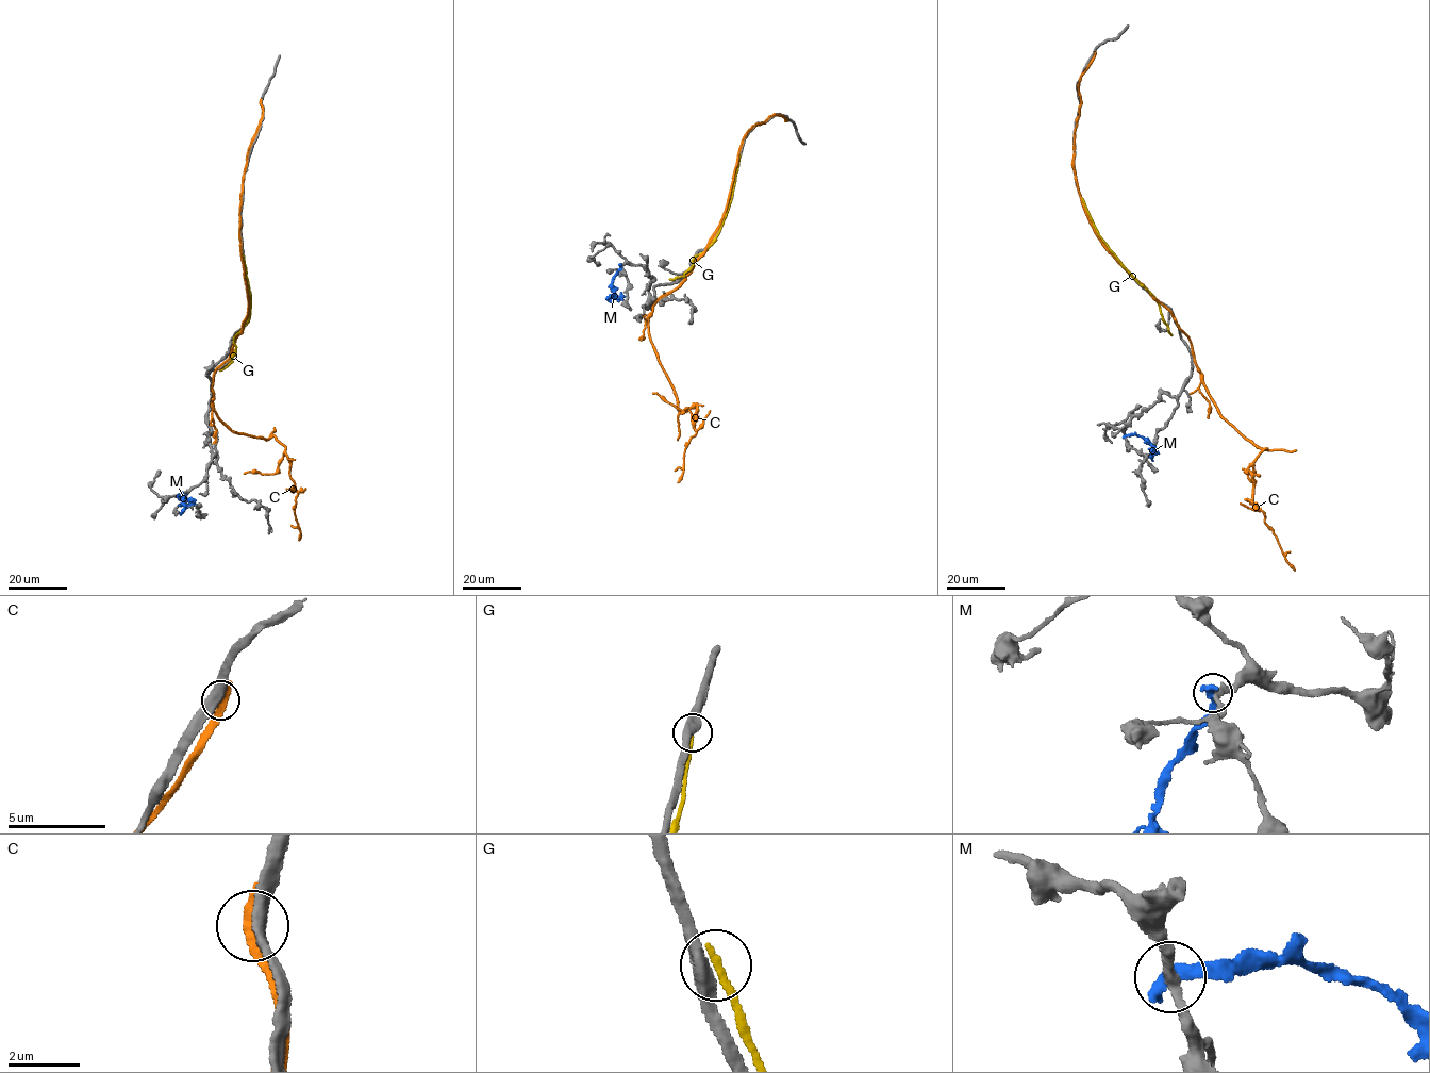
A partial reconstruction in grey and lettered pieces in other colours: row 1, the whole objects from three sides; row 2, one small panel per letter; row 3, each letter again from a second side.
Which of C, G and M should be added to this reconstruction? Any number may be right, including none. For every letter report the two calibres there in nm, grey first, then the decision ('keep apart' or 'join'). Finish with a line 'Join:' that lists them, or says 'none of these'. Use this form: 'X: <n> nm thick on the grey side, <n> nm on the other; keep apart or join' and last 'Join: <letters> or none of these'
C: 360 nm thick on the grey side, 400 nm on the other; keep apart
G: 460 nm thick on the grey side, 240 nm on the other; keep apart
M: 280 nm thick on the grey side, 480 nm on the other; keep apart
Join: none of these

